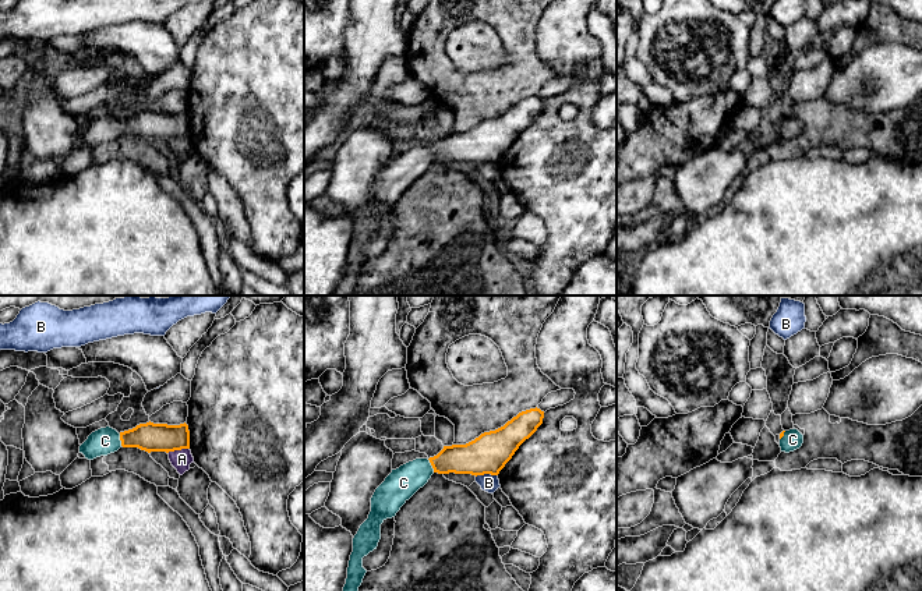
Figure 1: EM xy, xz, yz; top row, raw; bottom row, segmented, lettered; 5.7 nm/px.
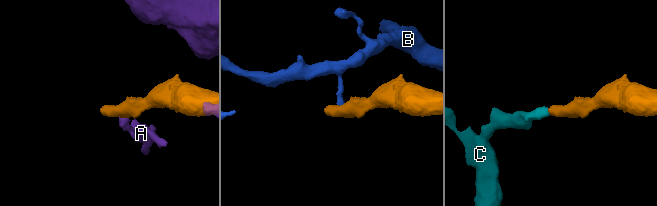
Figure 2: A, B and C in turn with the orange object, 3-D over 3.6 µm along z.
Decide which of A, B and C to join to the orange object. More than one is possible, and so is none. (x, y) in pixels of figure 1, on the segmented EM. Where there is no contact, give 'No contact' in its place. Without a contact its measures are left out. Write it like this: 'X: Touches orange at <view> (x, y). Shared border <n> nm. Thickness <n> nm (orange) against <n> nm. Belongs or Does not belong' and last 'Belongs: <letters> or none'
A: Touches orange at xy (177, 449). Shared border 130 nm. Thickness 170 nm (orange) against 110 nm. Does not belong
B: Touches orange at xz (486, 473). Shared border 130 nm. Thickness 240 nm (orange) against 100 nm. Does not belong
C: Touches orange at xz (431, 464). Shared border 90 nm. Thickness 190 nm (orange) against 180 nm. Belongs
Belongs: C

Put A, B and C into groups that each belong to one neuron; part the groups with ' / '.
A / B / C

